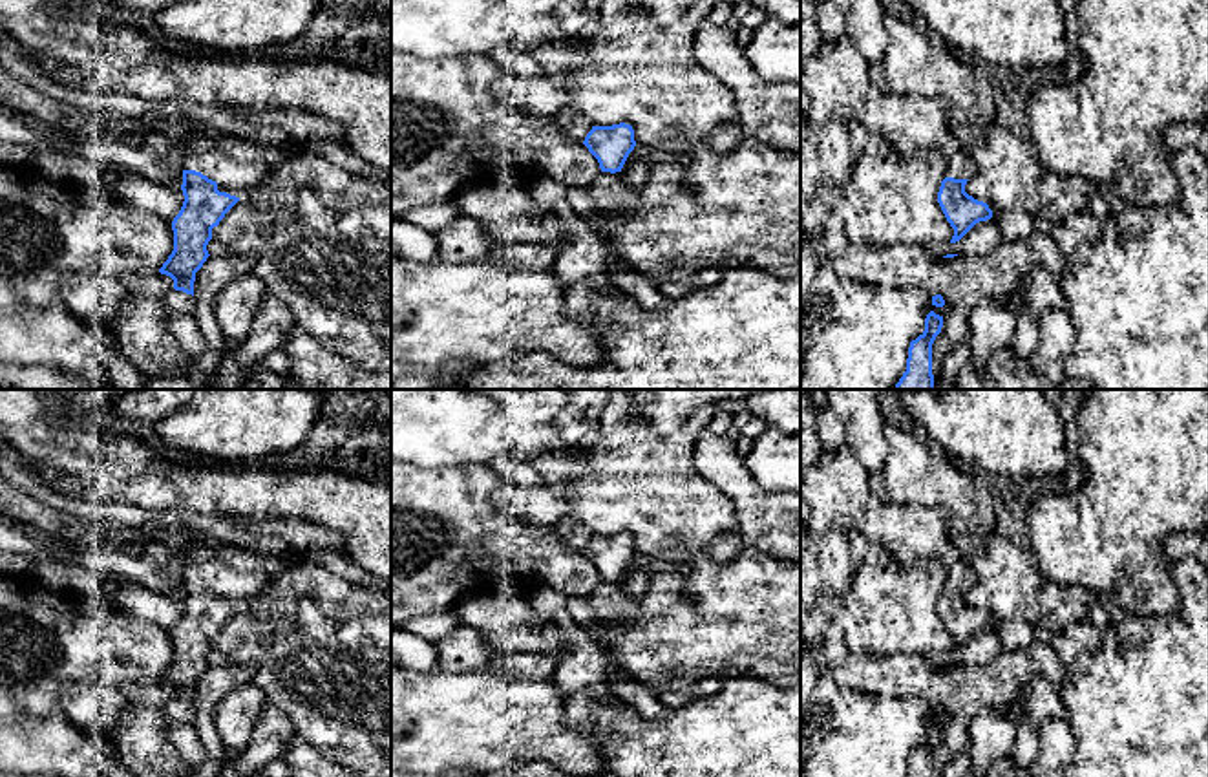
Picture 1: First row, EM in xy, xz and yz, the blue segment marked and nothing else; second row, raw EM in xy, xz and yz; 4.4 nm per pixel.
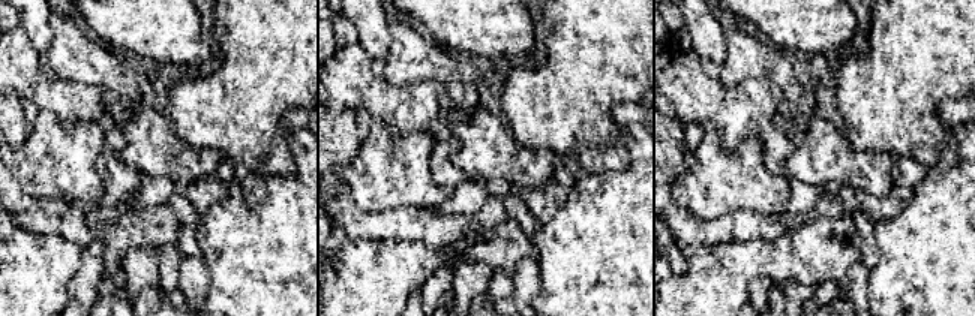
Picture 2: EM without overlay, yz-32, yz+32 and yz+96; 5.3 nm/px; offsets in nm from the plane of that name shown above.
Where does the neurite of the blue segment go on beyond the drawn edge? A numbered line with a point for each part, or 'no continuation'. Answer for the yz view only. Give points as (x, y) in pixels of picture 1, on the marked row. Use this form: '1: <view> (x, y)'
1: yz (836, 81)

